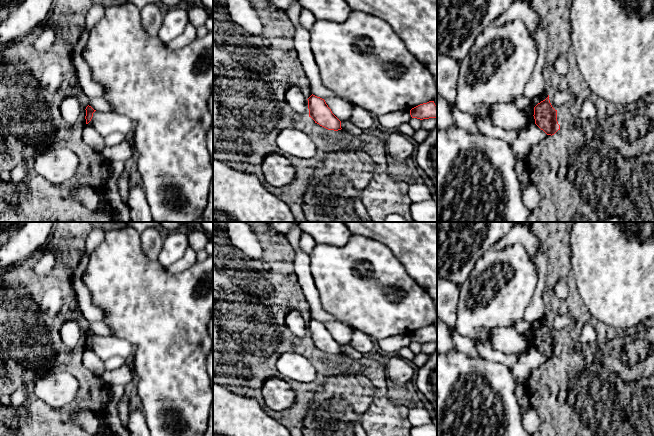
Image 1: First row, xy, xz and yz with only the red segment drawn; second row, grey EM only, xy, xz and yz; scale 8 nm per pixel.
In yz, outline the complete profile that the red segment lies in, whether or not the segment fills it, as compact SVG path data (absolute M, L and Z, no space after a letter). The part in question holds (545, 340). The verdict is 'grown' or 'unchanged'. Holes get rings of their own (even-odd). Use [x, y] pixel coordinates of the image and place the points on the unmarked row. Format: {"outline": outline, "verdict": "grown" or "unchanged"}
{"outline": "M548 321L538 327L534 331L535 348L543 354L547 359L554 359L560 354L560 349L557 345L557 334L555 334Z", "verdict": "unchanged"}

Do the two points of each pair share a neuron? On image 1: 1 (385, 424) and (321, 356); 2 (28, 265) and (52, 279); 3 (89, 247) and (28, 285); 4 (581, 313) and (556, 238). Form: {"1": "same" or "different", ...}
{"1": "same", "2": "same", "3": "different", "4": "same"}

